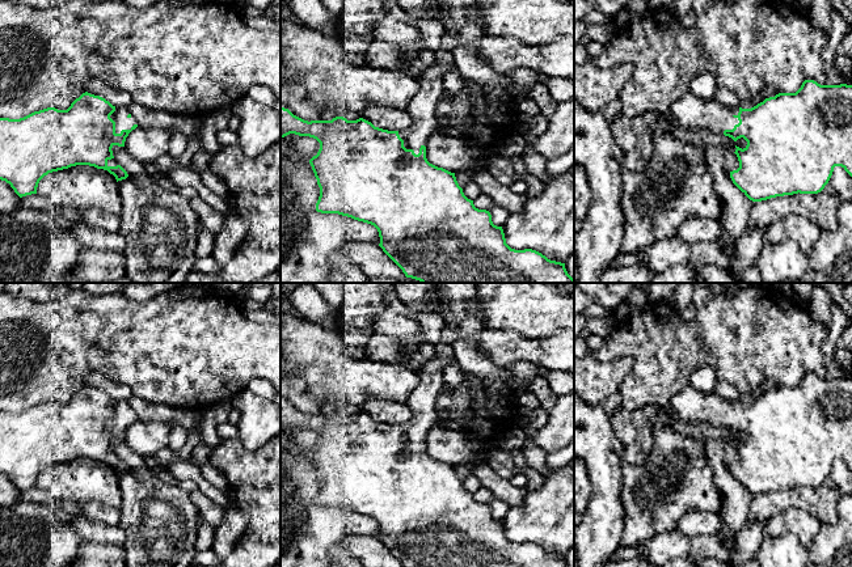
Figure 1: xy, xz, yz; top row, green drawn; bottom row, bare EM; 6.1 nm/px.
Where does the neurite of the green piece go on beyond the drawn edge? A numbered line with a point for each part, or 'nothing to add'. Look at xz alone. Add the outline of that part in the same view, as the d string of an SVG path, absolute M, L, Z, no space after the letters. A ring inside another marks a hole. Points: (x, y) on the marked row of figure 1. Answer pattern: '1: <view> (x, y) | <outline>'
1: xz (462, 22) | M440 0L440 3L446 9L442 21L446 34L442 45L434 50L434 63L417 77L419 89L406 107L413 124L398 131L404 147L413 149L416 155L422 145L427 145L429 137L436 131L436 107L444 94L443 76L455 65L455 48L485 35L476 10L477 0Z

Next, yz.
1: yz (691, 111) | M688 92L674 102L666 114L659 115L649 127L649 132L674 135L674 124L670 120L674 118L682 127L724 134L725 130L733 130L739 123L738 113L739 107L727 107L716 100L703 100Z

